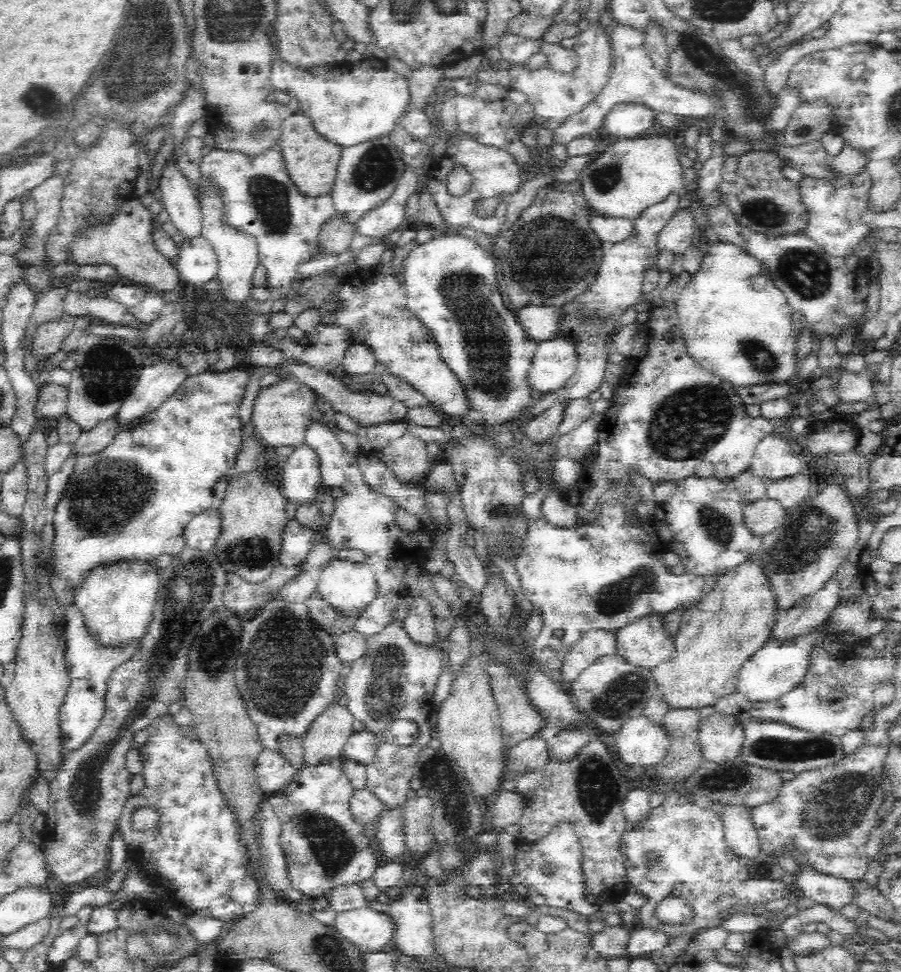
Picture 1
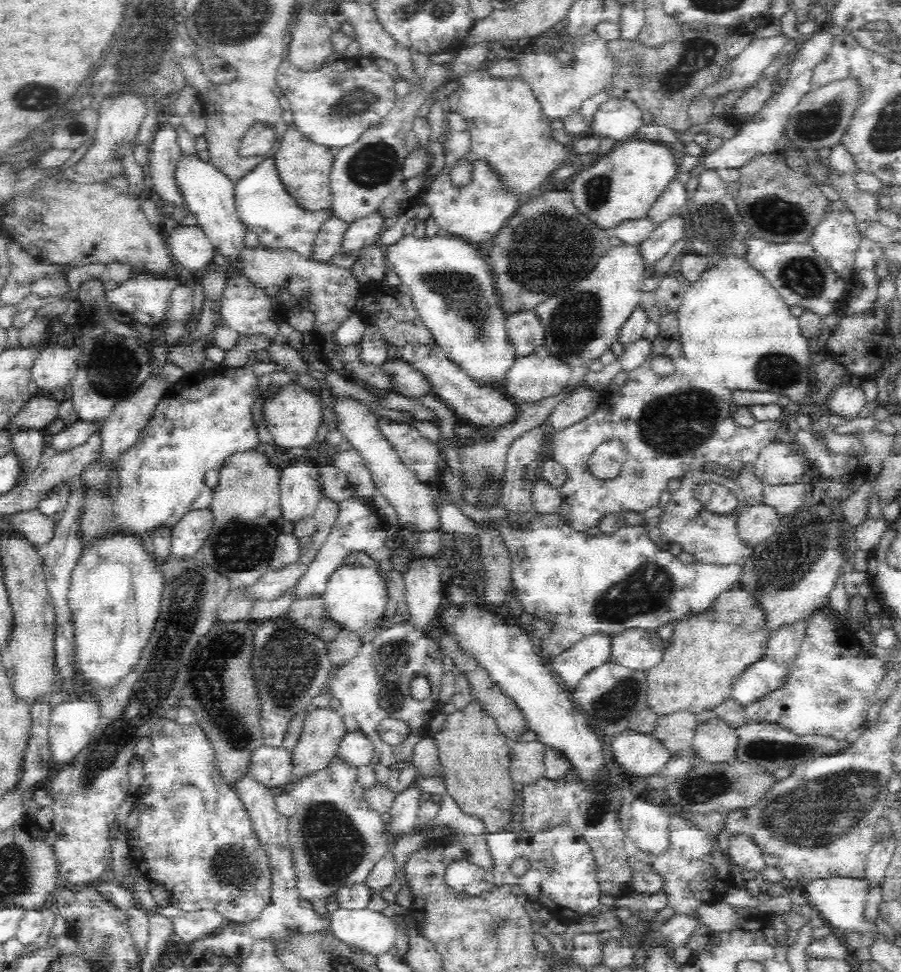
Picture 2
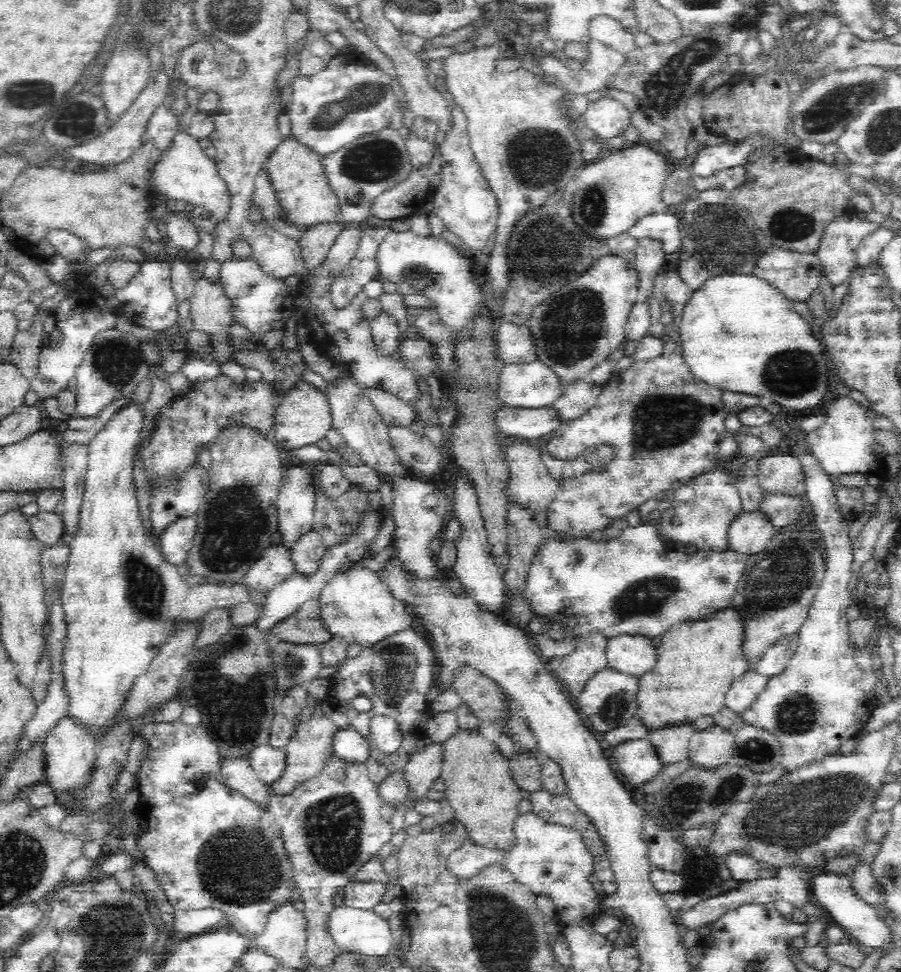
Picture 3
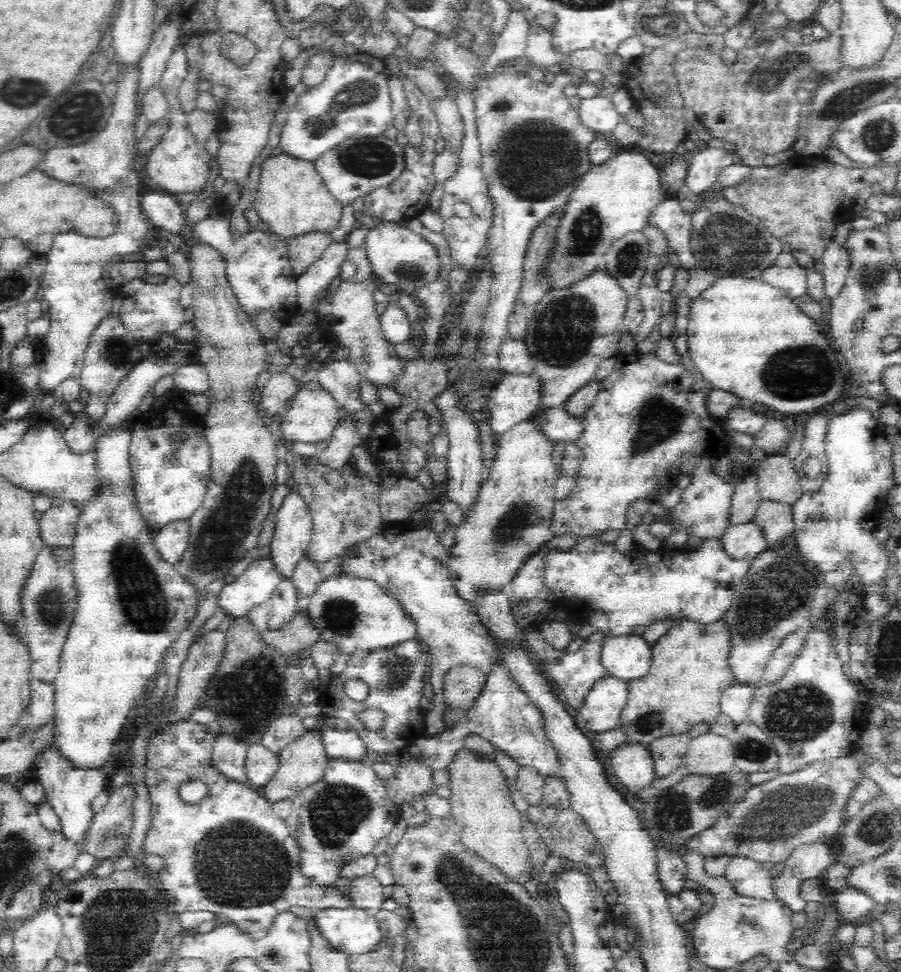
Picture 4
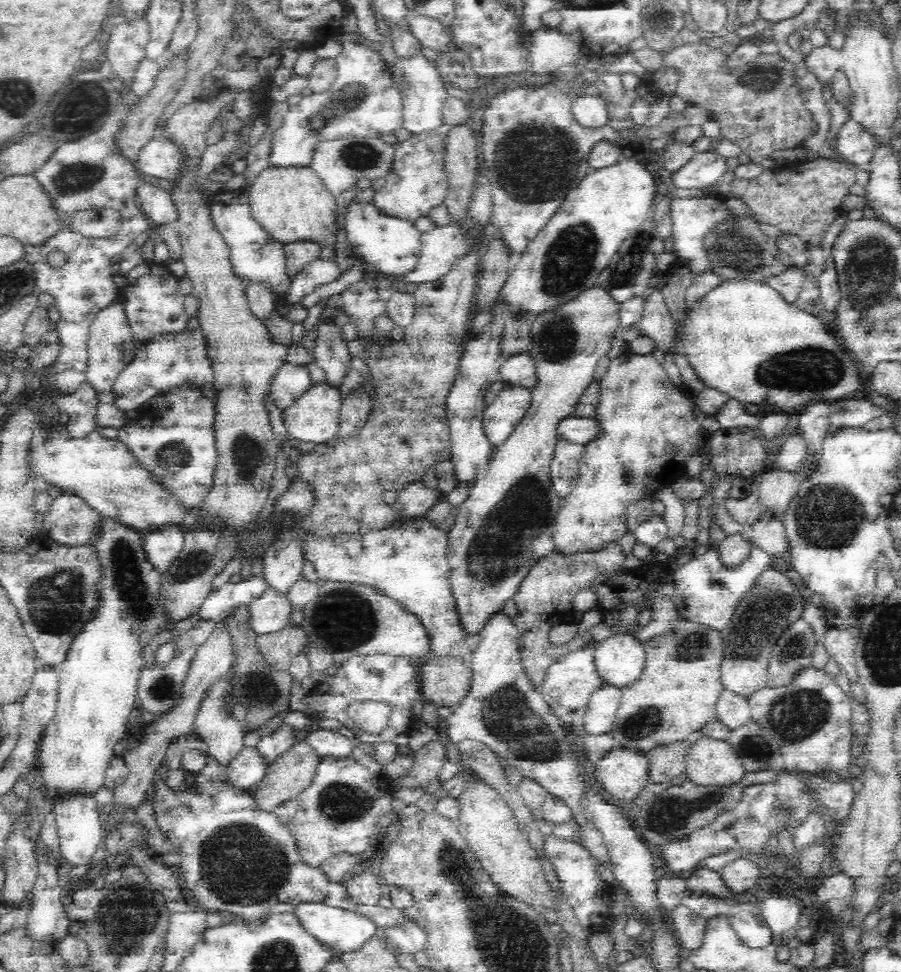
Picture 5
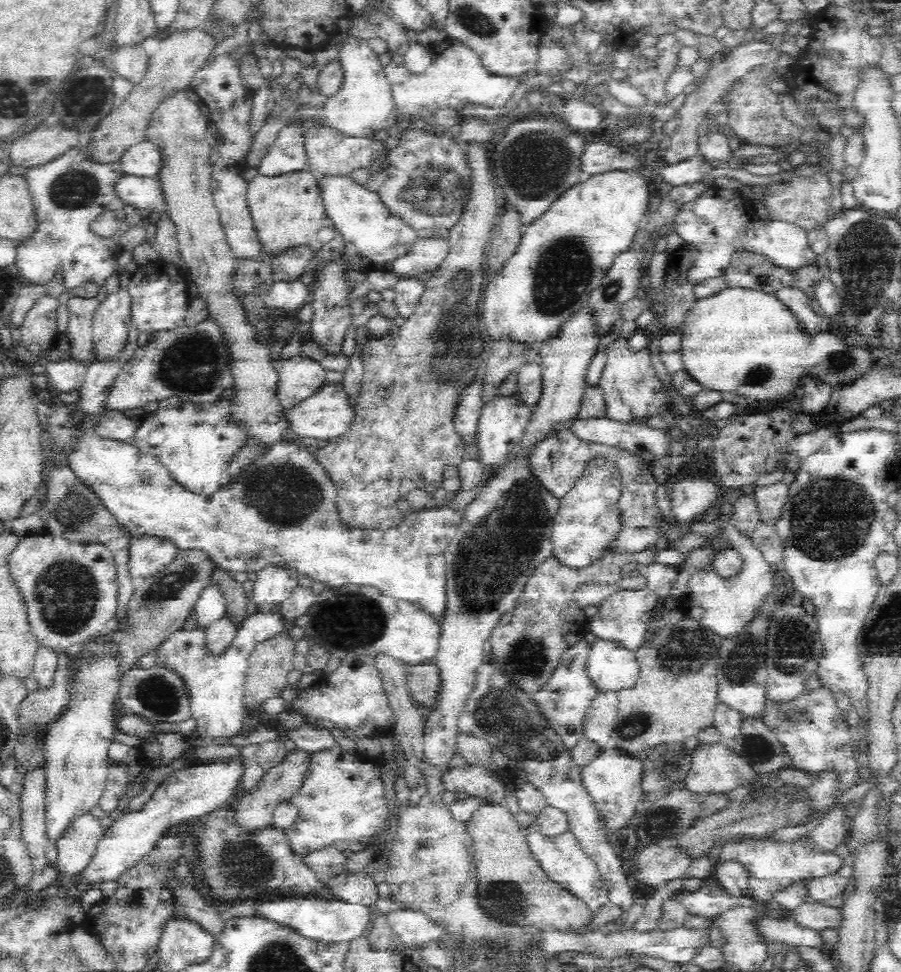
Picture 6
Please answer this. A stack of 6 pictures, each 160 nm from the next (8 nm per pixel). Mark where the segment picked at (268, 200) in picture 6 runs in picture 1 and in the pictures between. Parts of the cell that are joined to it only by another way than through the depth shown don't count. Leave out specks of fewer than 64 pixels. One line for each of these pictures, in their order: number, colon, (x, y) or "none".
1: (310, 161)
2: (303, 166)
3: (296, 176)
4: (291, 200)
5: (292, 205)

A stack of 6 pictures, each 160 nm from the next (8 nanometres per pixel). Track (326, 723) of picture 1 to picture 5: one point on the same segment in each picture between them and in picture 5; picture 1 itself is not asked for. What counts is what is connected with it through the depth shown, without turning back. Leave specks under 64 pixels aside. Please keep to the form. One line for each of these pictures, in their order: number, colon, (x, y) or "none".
2: (323, 728)
3: (308, 752)
4: (302, 763)
5: (293, 772)

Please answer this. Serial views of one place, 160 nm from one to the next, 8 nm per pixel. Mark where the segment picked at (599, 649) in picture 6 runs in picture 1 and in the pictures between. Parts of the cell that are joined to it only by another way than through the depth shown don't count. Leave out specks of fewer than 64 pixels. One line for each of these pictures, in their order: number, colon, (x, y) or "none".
1: (645, 643)
2: (637, 650)
3: (635, 655)
4: (627, 658)
5: (619, 660)

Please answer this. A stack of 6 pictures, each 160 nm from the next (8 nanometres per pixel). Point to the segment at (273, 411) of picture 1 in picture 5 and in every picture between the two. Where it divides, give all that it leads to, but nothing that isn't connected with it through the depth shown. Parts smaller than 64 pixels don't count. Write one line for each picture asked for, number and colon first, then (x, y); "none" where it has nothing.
2: (293, 416)
3: (304, 416)
4: (312, 416)
5: (314, 418)

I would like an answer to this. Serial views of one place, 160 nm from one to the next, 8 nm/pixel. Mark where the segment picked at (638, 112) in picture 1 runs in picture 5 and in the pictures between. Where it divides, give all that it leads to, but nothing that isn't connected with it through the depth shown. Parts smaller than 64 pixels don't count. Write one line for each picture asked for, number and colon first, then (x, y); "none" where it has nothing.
2: (618, 119)
3: (606, 117)
4: (597, 112)
5: (590, 110)

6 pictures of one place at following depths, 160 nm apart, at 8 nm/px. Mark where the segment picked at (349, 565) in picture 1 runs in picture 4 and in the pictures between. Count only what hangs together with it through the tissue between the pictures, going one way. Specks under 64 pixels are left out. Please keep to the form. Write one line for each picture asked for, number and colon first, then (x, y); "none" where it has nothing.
2: (355, 598)
3: (355, 606)
4: (355, 614)

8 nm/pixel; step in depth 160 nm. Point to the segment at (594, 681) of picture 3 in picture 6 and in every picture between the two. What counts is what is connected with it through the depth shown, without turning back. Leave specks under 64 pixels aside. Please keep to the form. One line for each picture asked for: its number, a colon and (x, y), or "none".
4: (601, 710)
5: (602, 707)
6: (599, 722)

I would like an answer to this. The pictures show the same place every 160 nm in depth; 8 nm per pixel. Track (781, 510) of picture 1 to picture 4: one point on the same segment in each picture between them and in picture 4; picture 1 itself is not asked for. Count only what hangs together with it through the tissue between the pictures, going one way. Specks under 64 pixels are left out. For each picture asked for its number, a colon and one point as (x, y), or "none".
2: (756, 523)
3: (749, 534)
4: (742, 542)

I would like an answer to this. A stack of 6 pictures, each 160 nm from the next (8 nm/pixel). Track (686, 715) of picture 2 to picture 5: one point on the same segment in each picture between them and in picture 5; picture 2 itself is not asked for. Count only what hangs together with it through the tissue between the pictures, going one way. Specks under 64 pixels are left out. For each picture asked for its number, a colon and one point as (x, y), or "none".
3: (671, 744)
4: (668, 753)
5: (666, 762)

